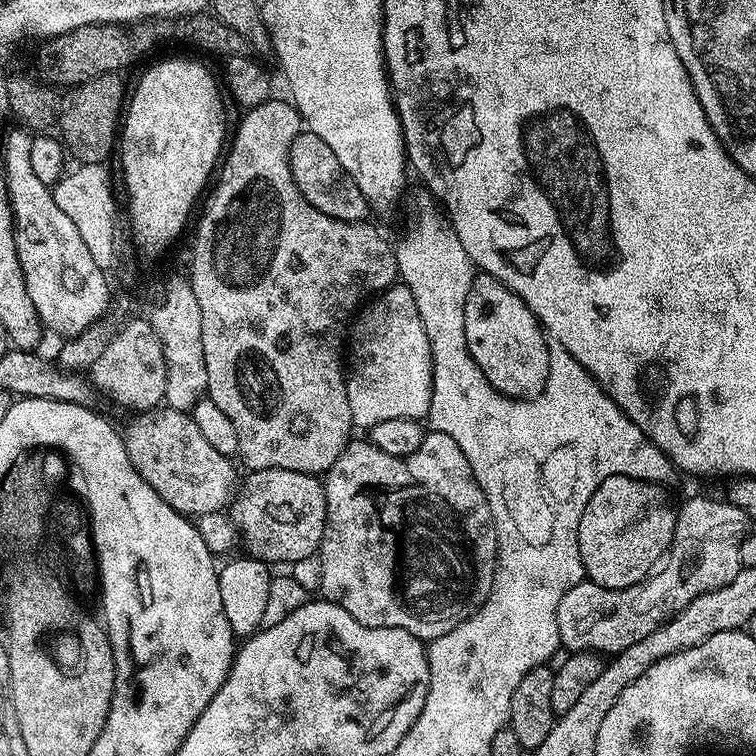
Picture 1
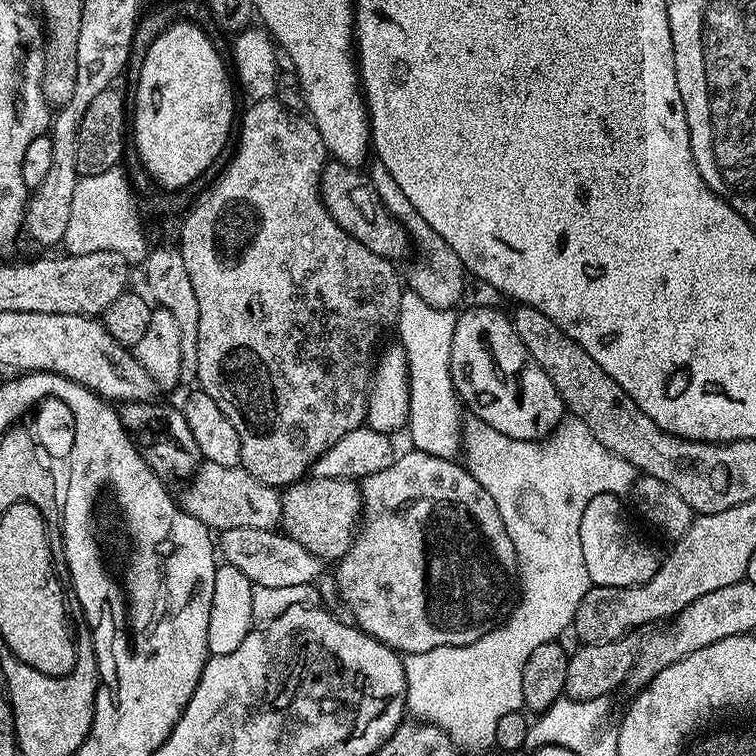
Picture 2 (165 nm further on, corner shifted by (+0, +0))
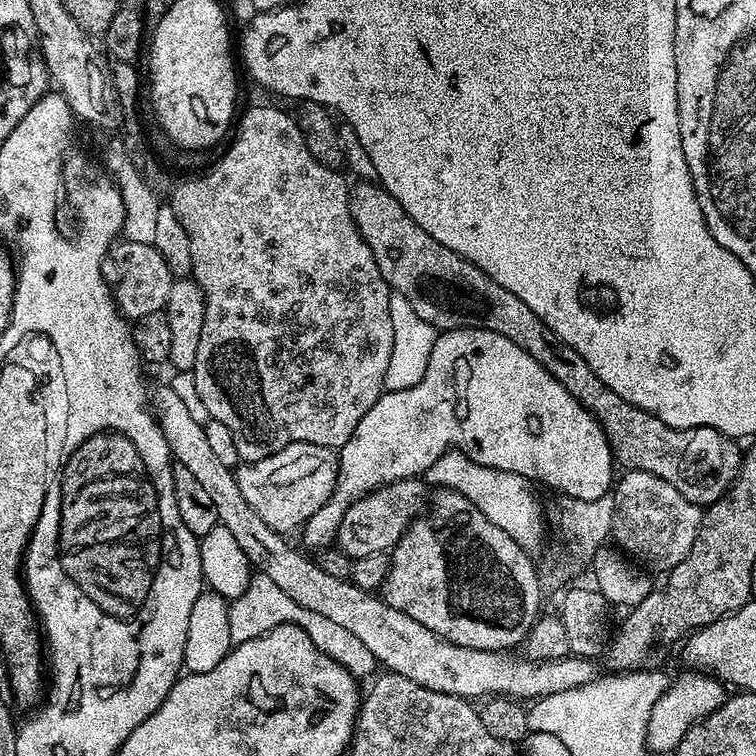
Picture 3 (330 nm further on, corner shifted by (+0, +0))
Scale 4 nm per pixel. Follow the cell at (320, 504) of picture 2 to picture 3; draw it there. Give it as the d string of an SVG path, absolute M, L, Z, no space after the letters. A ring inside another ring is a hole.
M413 478L411 480L399 480L393 484L383 484L380 488L374 489L373 492L366 493L360 500L354 501L346 510L346 514L336 531L335 543L338 545L339 551L349 558L357 558L359 556L378 554L379 552L388 552L395 548L396 543L407 534L408 527L414 521L421 519L422 513L426 508L424 491L426 491L426 485L423 479Z

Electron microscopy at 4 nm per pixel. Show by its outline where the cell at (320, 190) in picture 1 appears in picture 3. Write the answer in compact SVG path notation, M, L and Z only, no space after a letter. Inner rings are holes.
M371 183L351 185L348 209L354 218L360 237L364 239L366 246L370 246L370 254L374 254L374 262L378 262L378 270L382 270L382 278L386 278L389 289L411 300L414 312L420 318L431 320L437 330L485 328L502 334L502 338L510 338L514 346L522 346L522 350L526 350L526 354L530 354L530 358L534 358L538 366L542 366L551 376L558 378L558 382L562 382L562 386L570 390L573 398L592 413L593 418L602 426L608 444L612 447L613 461L619 467L621 464L621 469L654 474L662 478L662 482L670 482L670 486L674 486L674 490L678 490L682 498L701 506L713 504L718 498L722 498L724 491L735 482L740 469L742 452L739 447L736 449L737 441L733 437L723 436L713 428L671 428L658 418L654 418L654 414L638 410L638 406L626 402L626 398L618 398L618 394L614 394L614 390L610 390L610 386L606 386L606 382L602 382L602 378L598 378L598 374L594 374L594 370L586 366L586 358L582 358L578 350L563 344L552 333L550 326L546 326L542 318L538 318L538 314L534 314L534 310L530 310L526 302L522 302L522 298L510 294L506 286L498 286L494 278L490 278L485 272L478 270L478 266L454 254L454 250L446 250L442 242L434 242L434 238L430 238L430 234L426 234L426 230L422 230L422 226L418 226L418 222L414 222L414 218L410 218L410 214L402 210L402 206L398 206L396 199L387 190L381 188L379 183Z

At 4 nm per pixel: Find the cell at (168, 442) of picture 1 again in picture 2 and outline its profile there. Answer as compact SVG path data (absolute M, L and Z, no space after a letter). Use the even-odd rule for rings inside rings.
M204 460L185 488L188 489L178 496L180 507L210 530L224 532L239 527L266 530L275 529L280 524L281 493L269 484L258 482L258 478L254 478L254 474L247 472L243 466L231 468Z

